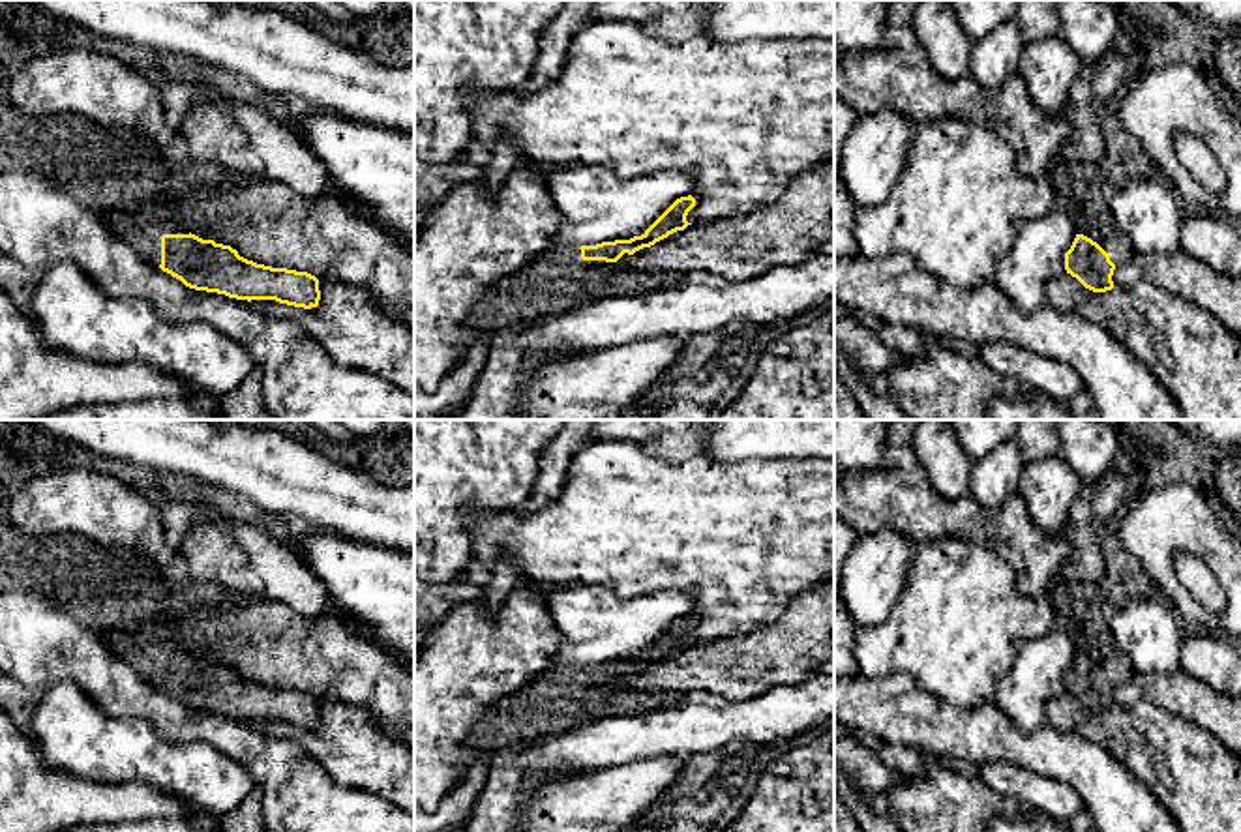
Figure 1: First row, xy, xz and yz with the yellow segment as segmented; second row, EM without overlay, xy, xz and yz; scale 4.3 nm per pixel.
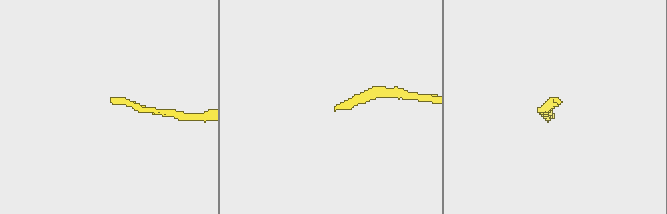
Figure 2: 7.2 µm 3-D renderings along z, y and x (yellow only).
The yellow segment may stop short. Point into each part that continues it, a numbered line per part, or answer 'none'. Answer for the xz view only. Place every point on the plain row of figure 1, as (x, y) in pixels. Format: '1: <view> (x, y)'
1: xz (557, 701)

